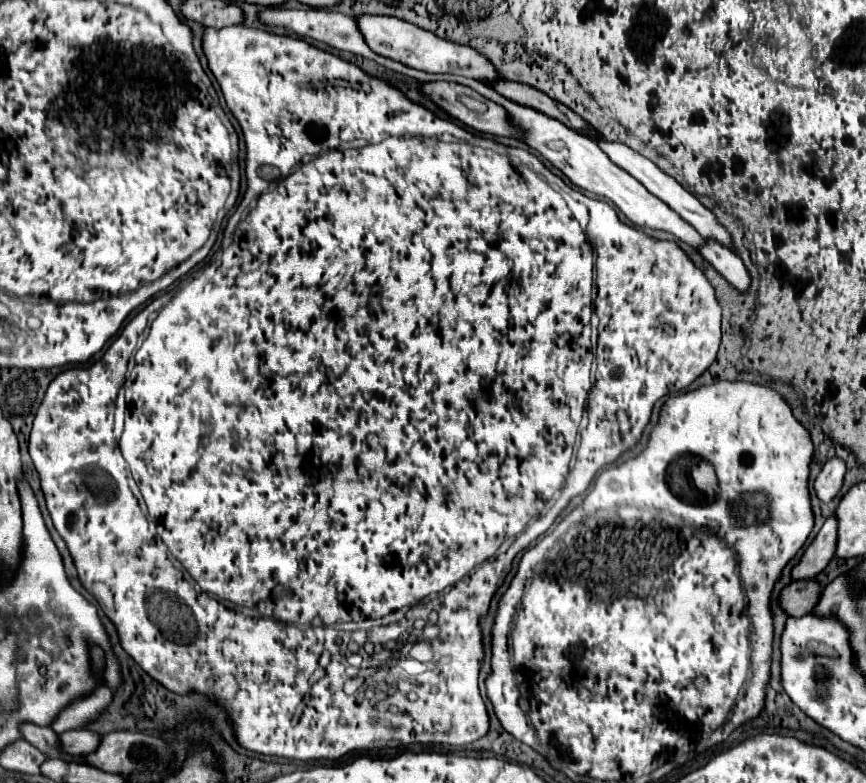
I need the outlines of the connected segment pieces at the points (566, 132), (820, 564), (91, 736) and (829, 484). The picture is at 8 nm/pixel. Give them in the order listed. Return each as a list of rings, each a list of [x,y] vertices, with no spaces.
[[[444,75],[446,81],[456,81],[462,85],[472,87],[474,91],[478,91],[480,95],[496,101],[498,105],[506,107],[512,121],[516,125],[520,125],[526,131],[526,139],[524,143],[530,145],[532,149],[540,151],[546,159],[550,159],[554,163],[554,167],[558,167],[574,185],[600,195],[604,199],[610,199],[634,225],[638,227],[650,227],[650,229],[660,229],[660,231],[668,231],[674,237],[678,237],[680,241],[684,241],[686,245],[690,245],[694,251],[698,251],[700,247],[704,247],[704,239],[700,239],[700,235],[694,231],[692,225],[684,223],[684,219],[680,219],[680,215],[676,215],[666,203],[660,203],[660,199],[656,199],[642,183],[636,183],[636,179],[632,179],[632,175],[620,171],[620,167],[616,167],[608,155],[604,155],[604,151],[600,151],[600,147],[596,147],[596,143],[592,143],[592,139],[586,139],[584,135],[578,135],[576,131],[564,127],[560,121],[532,109],[532,107],[524,107],[520,103],[512,103],[510,99],[504,99],[504,95],[498,95],[498,91],[494,91],[492,87],[488,87],[482,81],[476,79],[466,79],[466,77],[454,77],[454,75]]]
[[[830,515],[822,525],[822,531],[804,551],[800,563],[792,569],[792,579],[806,579],[820,575],[836,555],[836,539],[838,539],[838,519],[836,515]]]
[[[88,729],[66,731],[60,735],[62,749],[70,755],[88,755],[88,753],[96,751],[96,747],[100,745],[100,739],[102,739],[102,735],[92,733]]]
[[[832,457],[826,461],[826,465],[822,467],[820,475],[814,481],[814,489],[820,501],[830,503],[842,489],[844,483],[844,475],[846,475],[846,461],[840,457]]]

